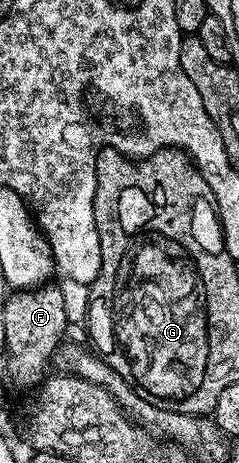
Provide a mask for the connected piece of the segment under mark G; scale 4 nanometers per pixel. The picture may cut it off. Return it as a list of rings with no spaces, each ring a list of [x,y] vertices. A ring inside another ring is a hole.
[[[153,237],[144,239],[139,242],[140,245],[136,249],[136,254],[132,257],[132,266],[128,269],[128,278],[124,281],[124,293],[115,294],[115,331],[116,343],[119,352],[124,352],[124,357],[128,360],[127,372],[132,372],[131,380],[134,382],[135,388],[141,394],[147,395],[152,399],[161,399],[165,397],[165,402],[175,403],[184,397],[190,396],[198,390],[199,384],[202,383],[203,373],[206,371],[206,363],[208,359],[208,319],[204,312],[204,299],[200,288],[200,275],[196,271],[195,263],[192,262],[187,252],[182,248],[179,240],[170,237]]]

